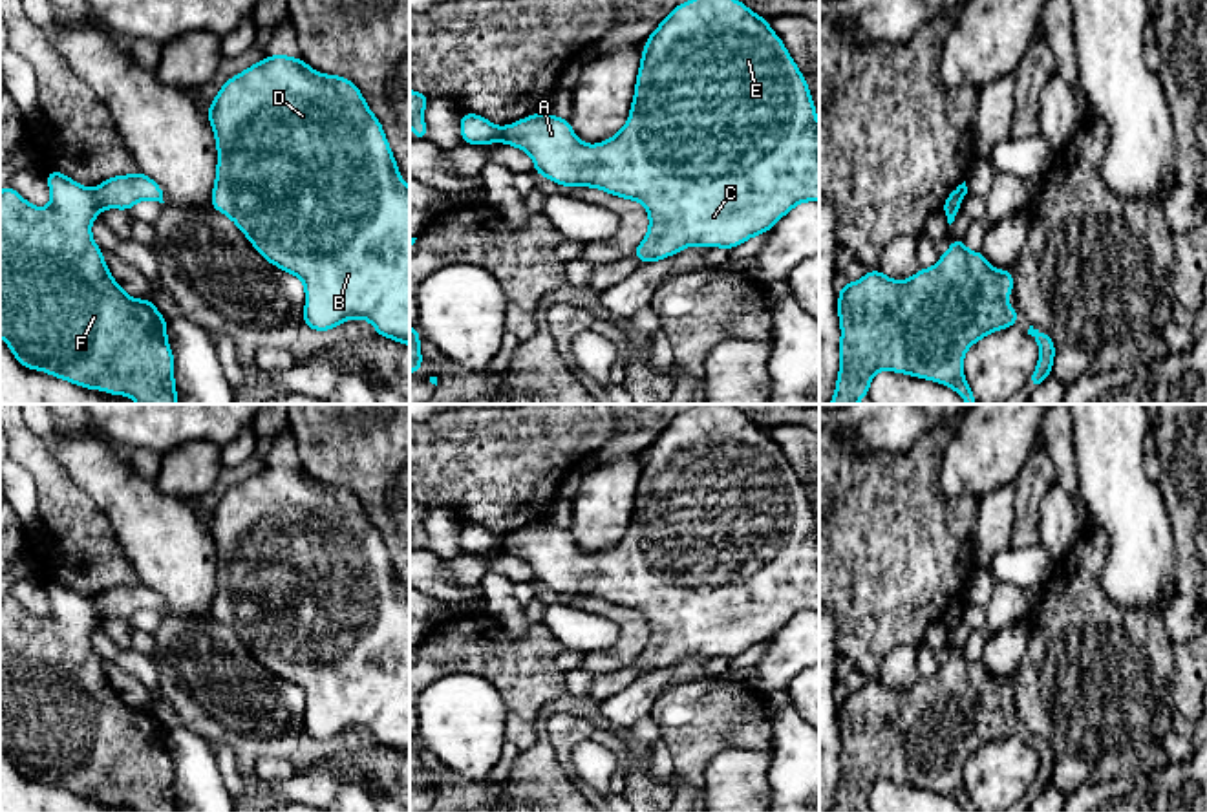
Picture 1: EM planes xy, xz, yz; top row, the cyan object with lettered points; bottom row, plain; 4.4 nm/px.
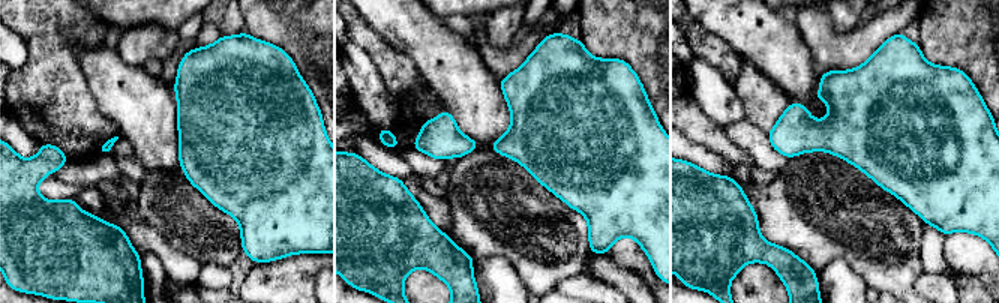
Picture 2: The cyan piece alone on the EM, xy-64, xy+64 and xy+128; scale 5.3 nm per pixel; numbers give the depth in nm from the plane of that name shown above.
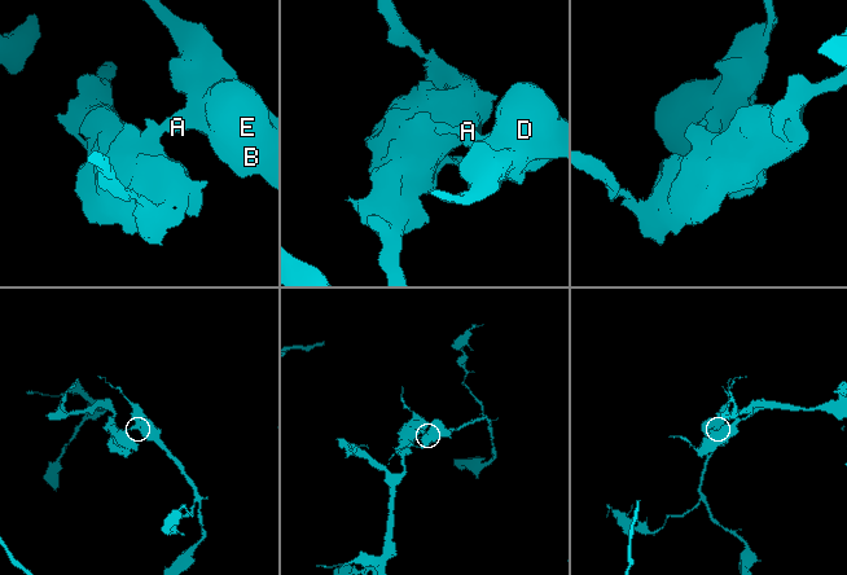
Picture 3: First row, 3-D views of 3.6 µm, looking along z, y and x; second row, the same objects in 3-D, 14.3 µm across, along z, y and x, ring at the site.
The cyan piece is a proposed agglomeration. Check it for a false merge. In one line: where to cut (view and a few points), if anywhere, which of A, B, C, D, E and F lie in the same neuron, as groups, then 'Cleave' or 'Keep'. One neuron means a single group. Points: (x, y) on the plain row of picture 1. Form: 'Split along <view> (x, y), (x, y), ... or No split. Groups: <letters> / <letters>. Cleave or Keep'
Split along xy (92, 600), (99, 619). Groups: A B C D E / F. Cleave

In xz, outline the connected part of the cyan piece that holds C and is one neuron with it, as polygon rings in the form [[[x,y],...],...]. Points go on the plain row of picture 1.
[[[700,404],[699,408],[677,415],[669,426],[664,428],[662,433],[649,444],[642,461],[629,529],[613,549],[594,556],[585,554],[574,545],[569,529],[558,529],[547,521],[541,521],[505,536],[499,550],[530,563],[536,583],[560,593],[563,598],[572,594],[593,596],[613,605],[642,613],[649,622],[649,642],[631,662],[642,673],[673,666],[689,655],[702,655],[708,658],[735,658],[752,646],[768,642],[788,620],[792,620],[801,611],[819,611],[819,532],[816,529],[816,516],[806,490],[768,432],[750,421],[742,411],[733,410],[728,404]]]

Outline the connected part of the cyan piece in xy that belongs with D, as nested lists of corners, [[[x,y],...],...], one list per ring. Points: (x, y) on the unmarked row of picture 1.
[[[274,465],[229,488],[208,516],[207,525],[218,554],[212,618],[227,624],[267,671],[304,691],[304,733],[309,739],[329,741],[349,728],[364,728],[380,746],[410,755],[410,598],[399,583],[380,530],[369,521],[360,499],[344,486],[315,481],[302,468]]]

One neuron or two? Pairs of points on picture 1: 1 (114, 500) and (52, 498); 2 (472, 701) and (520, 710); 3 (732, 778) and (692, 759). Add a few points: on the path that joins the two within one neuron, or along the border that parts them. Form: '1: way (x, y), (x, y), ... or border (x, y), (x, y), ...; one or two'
1: border (63, 469), (96, 503), (116, 536); two
2: border (476, 675), (481, 675), (502, 695), (509, 714); two
3: border (748, 748), (723, 748), (701, 772); two

